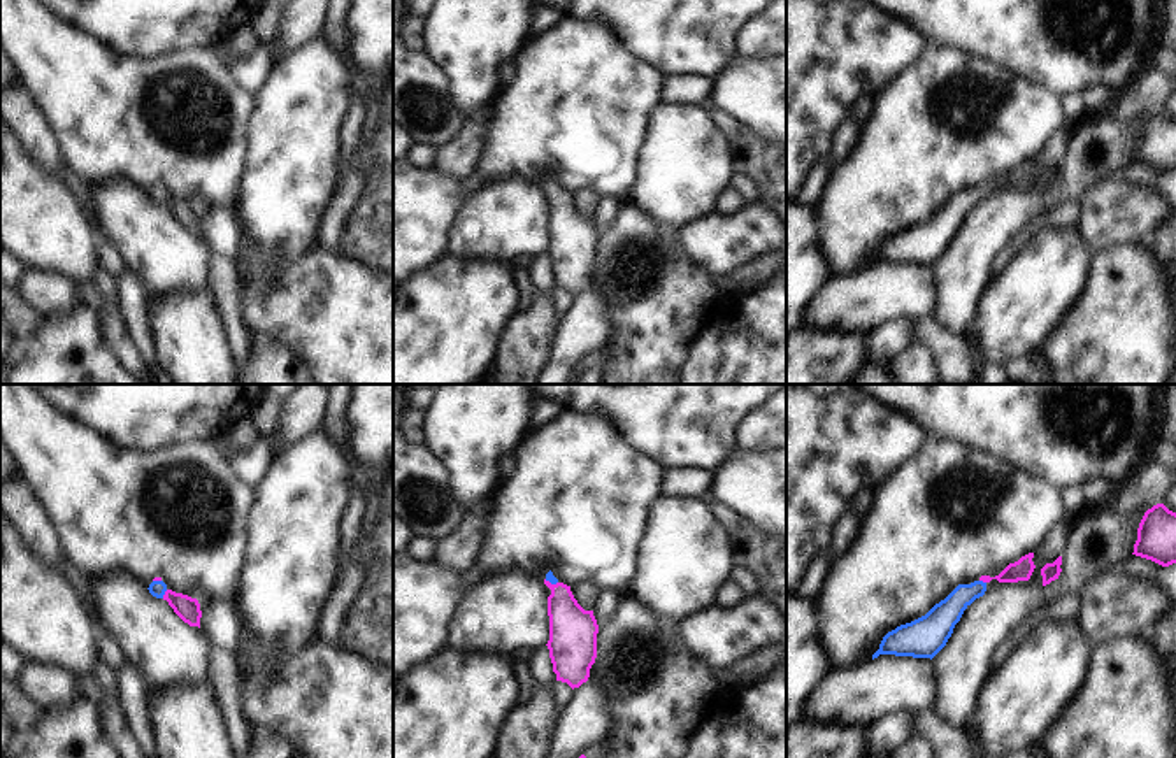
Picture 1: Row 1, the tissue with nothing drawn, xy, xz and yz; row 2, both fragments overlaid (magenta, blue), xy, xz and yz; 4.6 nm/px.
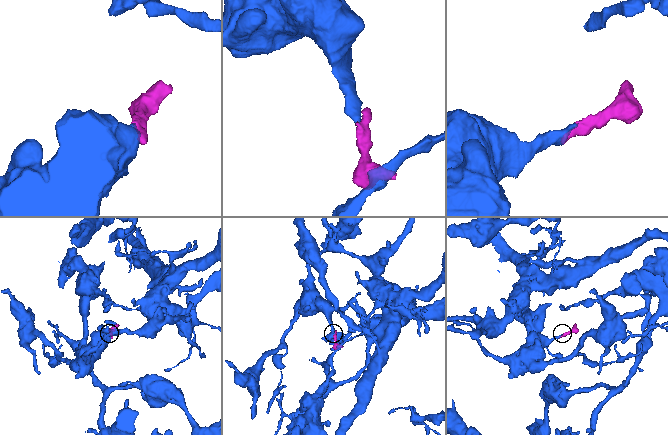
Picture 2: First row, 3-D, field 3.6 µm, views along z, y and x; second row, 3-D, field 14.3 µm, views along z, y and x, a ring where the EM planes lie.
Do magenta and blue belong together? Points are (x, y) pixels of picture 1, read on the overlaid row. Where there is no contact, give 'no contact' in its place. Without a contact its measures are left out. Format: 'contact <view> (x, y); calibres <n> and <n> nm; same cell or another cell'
contact xy (165, 593); calibres 110 and 80 nm; same cell

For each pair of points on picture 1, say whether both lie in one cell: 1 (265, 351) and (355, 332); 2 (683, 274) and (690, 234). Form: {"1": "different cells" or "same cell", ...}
{"1": "different cells", "2": "different cells"}

